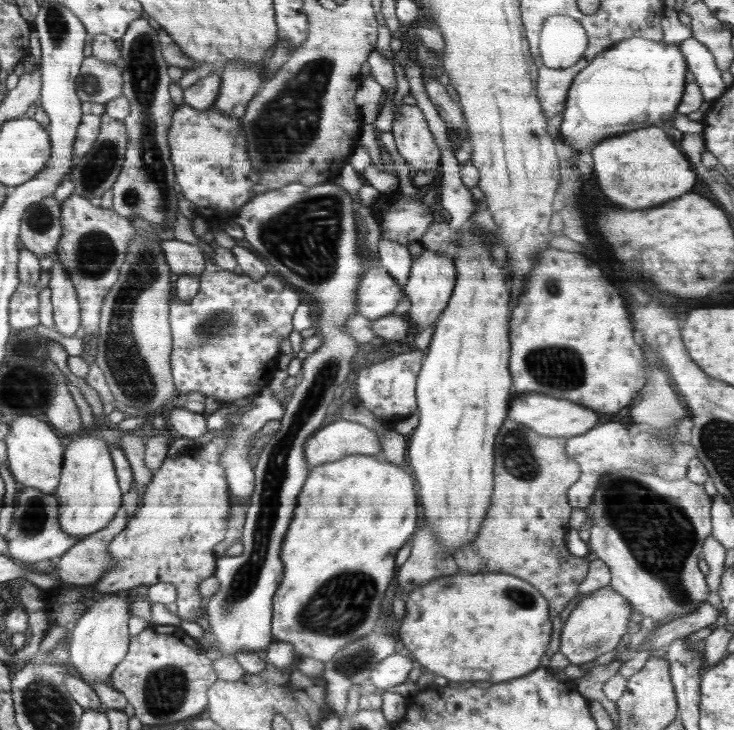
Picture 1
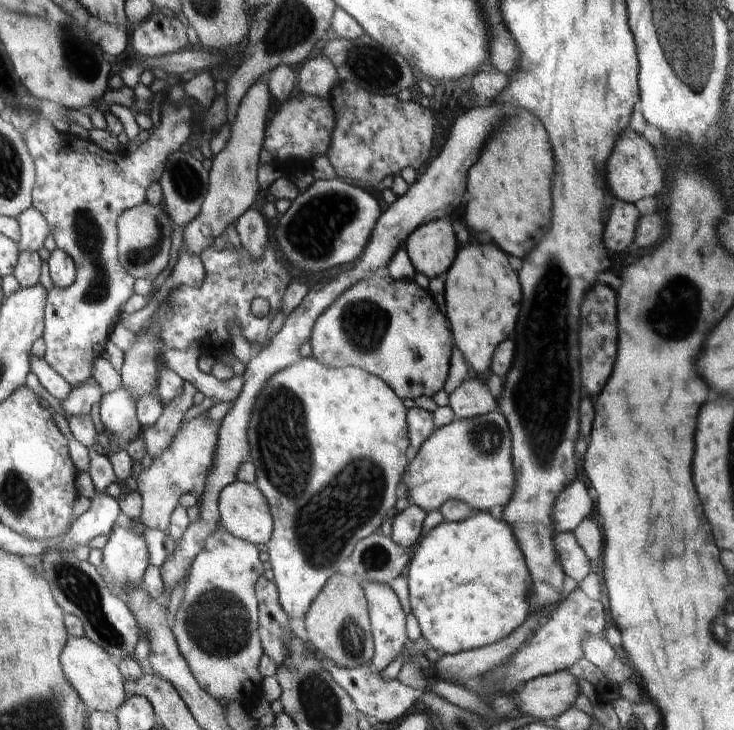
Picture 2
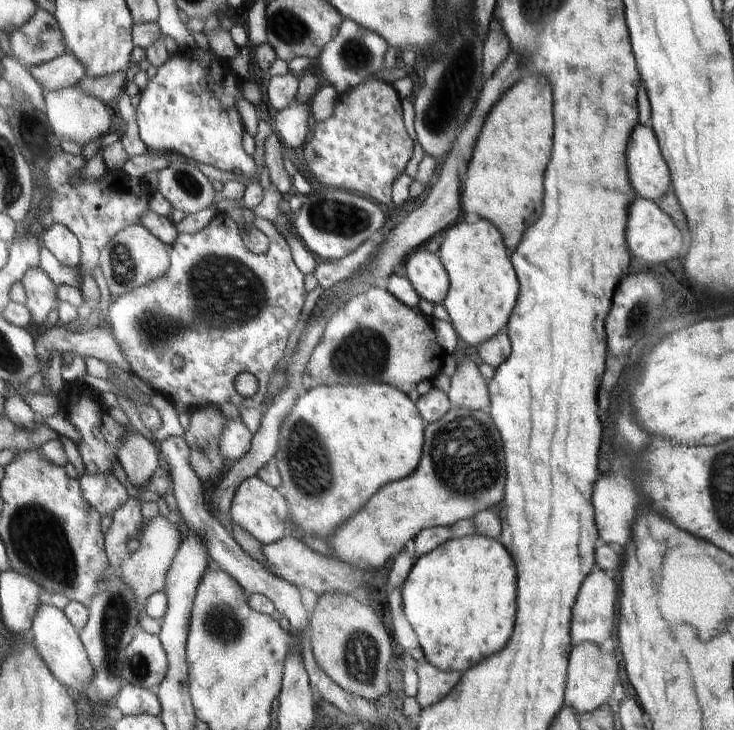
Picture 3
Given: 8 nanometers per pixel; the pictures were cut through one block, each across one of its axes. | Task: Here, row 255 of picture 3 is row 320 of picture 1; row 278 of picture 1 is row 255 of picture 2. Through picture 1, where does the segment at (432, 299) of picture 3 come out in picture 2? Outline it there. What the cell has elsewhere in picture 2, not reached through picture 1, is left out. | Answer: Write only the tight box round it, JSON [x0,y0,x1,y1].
[404,218,458,280]

